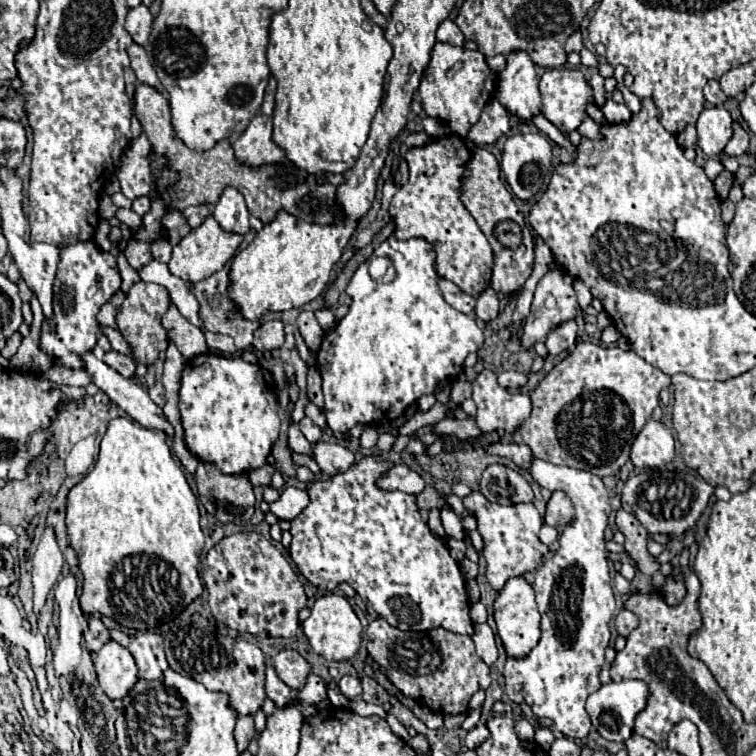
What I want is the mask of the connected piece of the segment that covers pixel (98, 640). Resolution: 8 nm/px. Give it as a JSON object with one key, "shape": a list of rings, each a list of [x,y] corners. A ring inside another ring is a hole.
{"shape":[[[93,614],[88,619],[88,630],[84,632],[86,647],[90,652],[99,651],[109,640],[109,630],[103,624],[100,614]]]}

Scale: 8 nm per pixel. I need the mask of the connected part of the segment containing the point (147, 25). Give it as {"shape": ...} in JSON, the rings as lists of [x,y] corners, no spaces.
{"shape":[[[139,4],[137,8],[129,10],[125,30],[131,34],[131,38],[137,44],[143,46],[143,44],[147,44],[147,38],[149,38],[149,32],[151,32],[151,22],[153,22],[153,16],[151,16],[149,8],[145,4]]]}

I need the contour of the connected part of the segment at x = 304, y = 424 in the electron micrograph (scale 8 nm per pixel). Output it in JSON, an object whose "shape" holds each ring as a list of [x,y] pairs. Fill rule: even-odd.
{"shape":[[[303,418],[301,422],[299,422],[299,428],[301,428],[301,432],[305,434],[305,438],[309,440],[309,442],[319,442],[321,440],[321,436],[323,436],[323,432],[321,432],[321,428],[317,426],[317,424],[313,424],[309,418]]]}

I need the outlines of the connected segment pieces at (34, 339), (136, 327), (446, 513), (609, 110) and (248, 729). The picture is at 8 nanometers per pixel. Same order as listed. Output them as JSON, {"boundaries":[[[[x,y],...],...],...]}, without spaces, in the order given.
{"boundaries":[[[[33,295],[30,302],[33,313],[31,332],[27,338],[23,338],[17,354],[11,358],[11,366],[23,372],[33,372],[33,374],[43,374],[49,368],[55,366],[53,358],[41,350],[41,324],[43,324],[43,311],[37,297]]],[[[137,282],[133,284],[133,288],[127,292],[125,302],[117,314],[117,326],[119,332],[129,340],[131,348],[133,348],[133,358],[135,362],[141,364],[151,364],[159,358],[159,352],[163,352],[169,344],[167,332],[161,326],[161,314],[169,308],[171,298],[169,292],[159,286],[159,284],[147,284],[147,282]]],[[[447,506],[447,508],[441,508],[439,514],[441,514],[441,522],[443,522],[443,528],[445,528],[447,536],[453,536],[455,539],[464,539],[464,529],[460,519],[455,516],[455,512]]],[[[605,100],[603,114],[605,114],[607,122],[611,122],[611,124],[629,122],[629,118],[631,118],[631,110],[625,104],[615,104],[613,100]]],[[[239,716],[237,726],[235,726],[235,740],[237,740],[239,752],[243,752],[247,748],[247,744],[249,744],[251,738],[255,738],[253,716]]]]}

